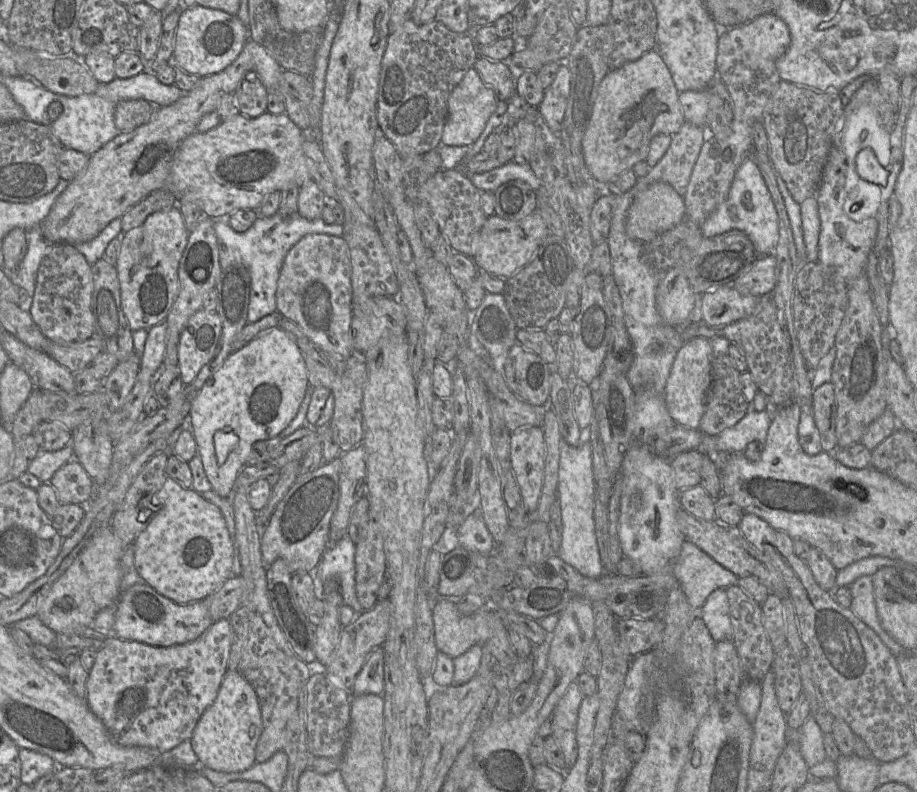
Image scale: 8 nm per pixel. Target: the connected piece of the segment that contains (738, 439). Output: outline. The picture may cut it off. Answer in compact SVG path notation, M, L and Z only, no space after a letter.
M765 410L748 412L737 424L718 435L704 434L700 450L704 454L708 451L742 453L752 441L765 443L770 423L771 416Z

